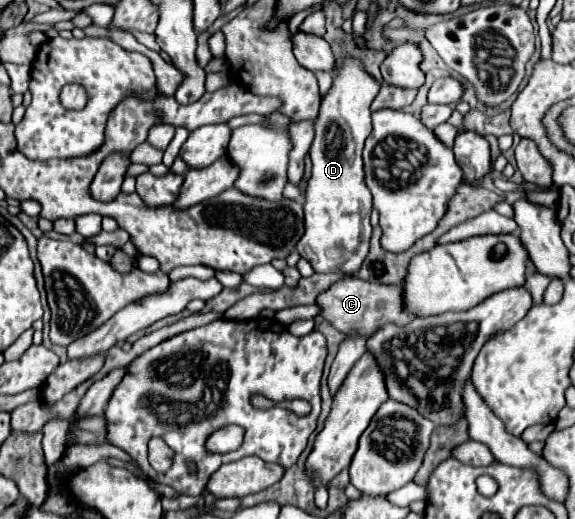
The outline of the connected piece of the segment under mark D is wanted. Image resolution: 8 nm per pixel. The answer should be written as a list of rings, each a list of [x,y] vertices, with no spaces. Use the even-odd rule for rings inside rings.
[[[342,56],[342,60],[334,64],[332,74],[334,80],[322,96],[316,118],[316,138],[310,146],[312,176],[304,194],[306,232],[298,240],[296,250],[314,266],[316,273],[356,274],[368,254],[372,234],[372,194],[364,184],[362,148],[372,132],[370,104],[380,92],[380,82],[366,70],[362,60],[352,56]]]

